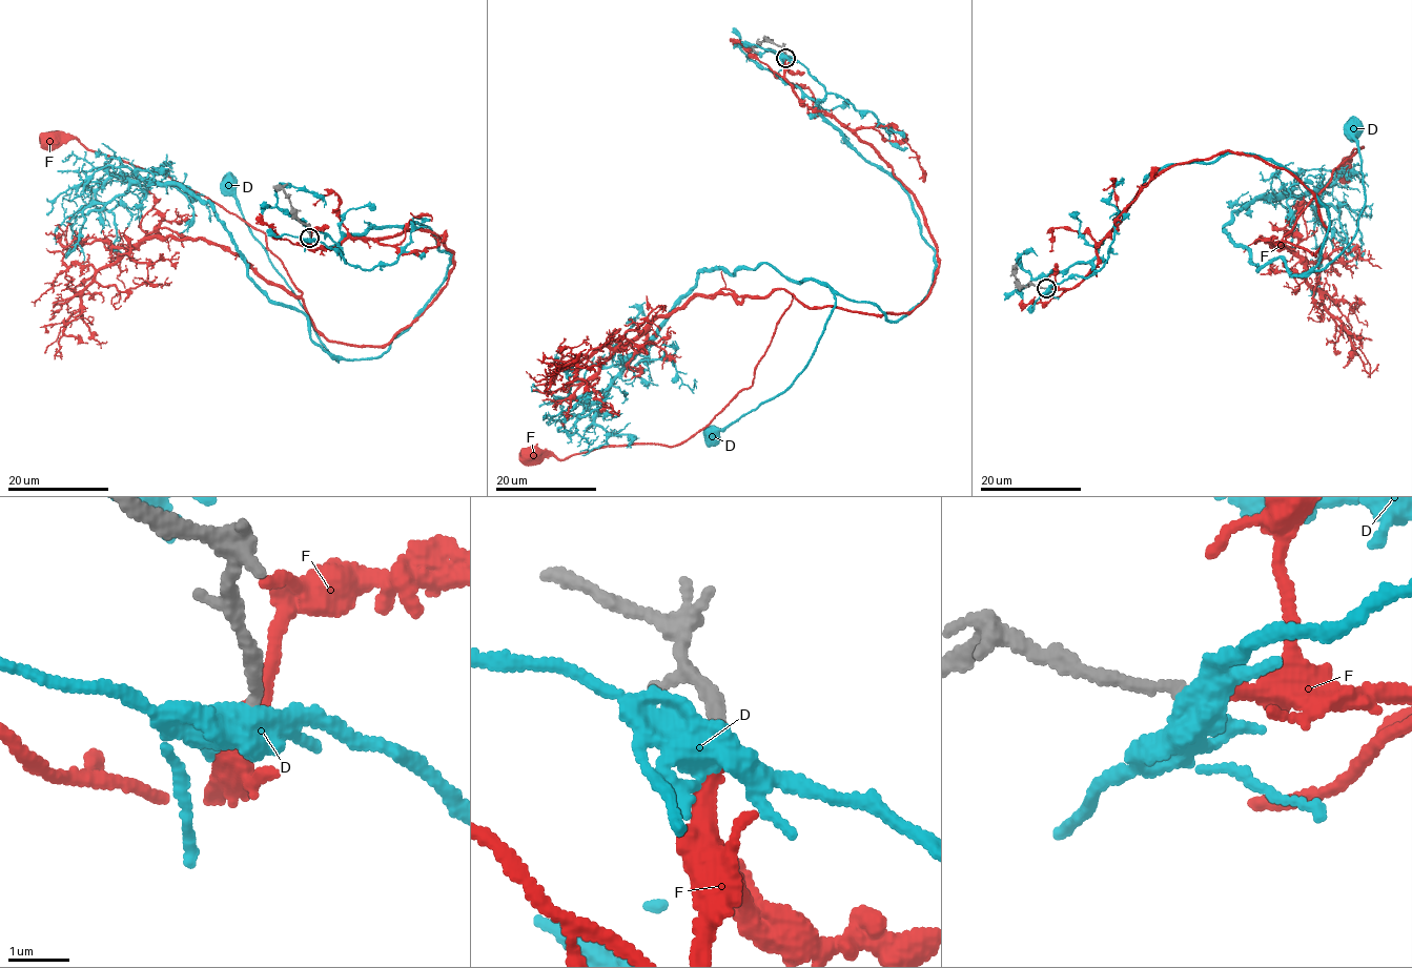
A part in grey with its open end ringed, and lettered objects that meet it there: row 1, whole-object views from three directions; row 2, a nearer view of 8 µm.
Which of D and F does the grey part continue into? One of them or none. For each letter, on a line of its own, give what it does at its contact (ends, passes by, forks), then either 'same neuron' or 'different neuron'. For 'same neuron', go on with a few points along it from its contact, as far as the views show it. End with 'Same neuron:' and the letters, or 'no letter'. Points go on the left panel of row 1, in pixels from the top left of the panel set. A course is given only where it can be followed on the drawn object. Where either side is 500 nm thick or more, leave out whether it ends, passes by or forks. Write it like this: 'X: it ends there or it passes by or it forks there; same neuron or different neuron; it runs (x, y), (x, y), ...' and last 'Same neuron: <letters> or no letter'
D: it forks there; different neuron
F: it ends there; same neuron; it runs (310, 238), (311, 251), (418, 229), (452, 270), (385, 345), (327, 341), (265, 232), (167, 176), (50, 139)
Same neuron: F

